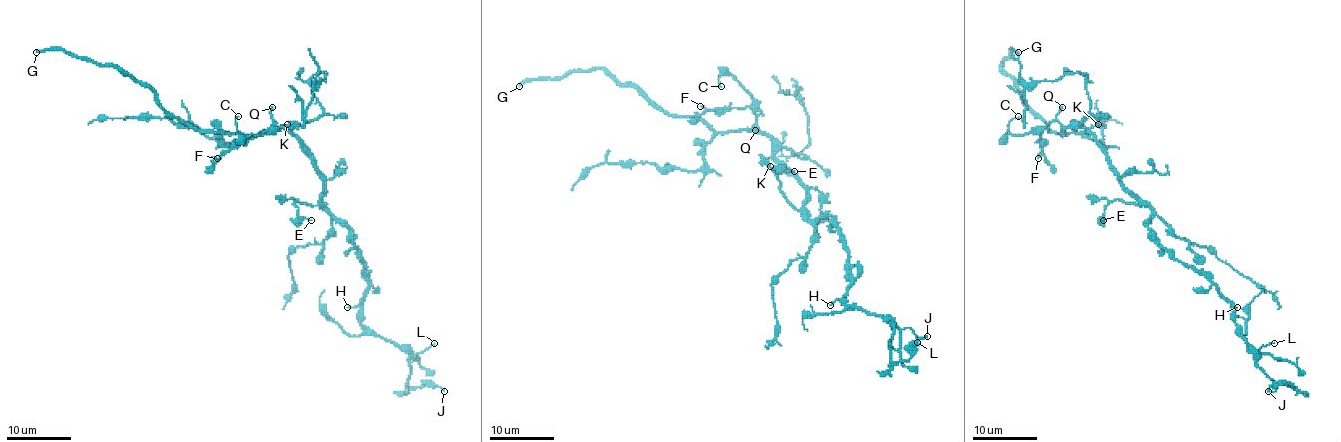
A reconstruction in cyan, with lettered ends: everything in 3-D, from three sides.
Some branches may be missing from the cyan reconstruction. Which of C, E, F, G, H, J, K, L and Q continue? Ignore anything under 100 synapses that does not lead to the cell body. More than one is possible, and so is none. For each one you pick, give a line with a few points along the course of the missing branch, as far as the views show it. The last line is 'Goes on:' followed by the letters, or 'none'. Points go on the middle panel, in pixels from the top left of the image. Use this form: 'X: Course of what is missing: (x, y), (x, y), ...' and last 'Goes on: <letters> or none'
Goes on: G

